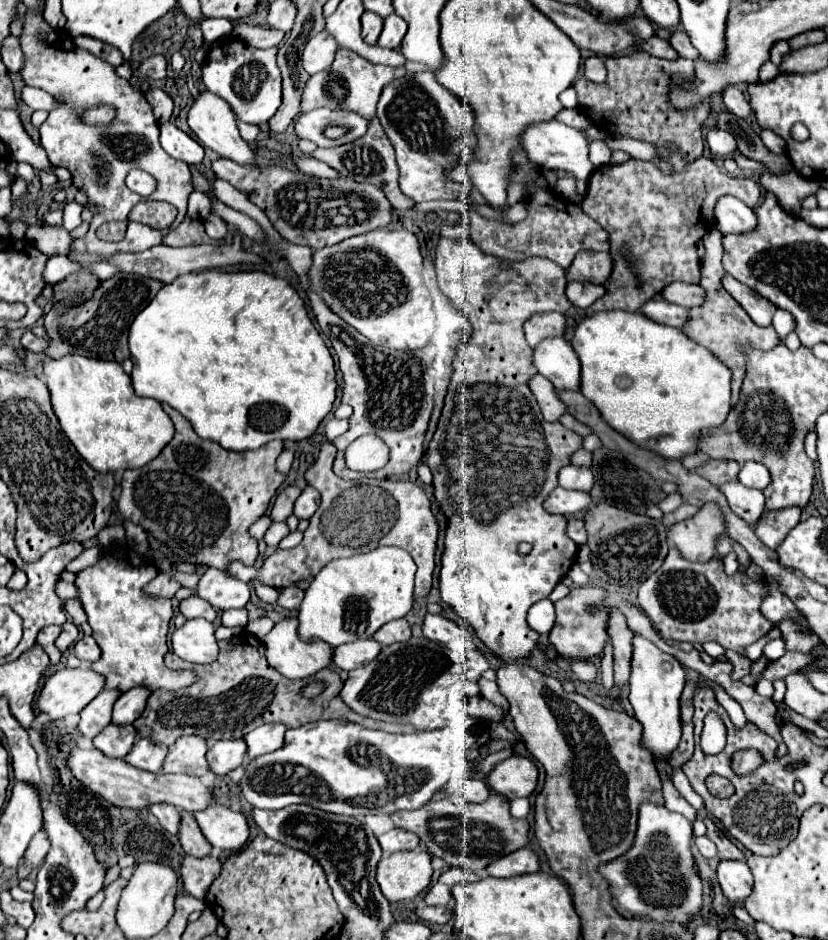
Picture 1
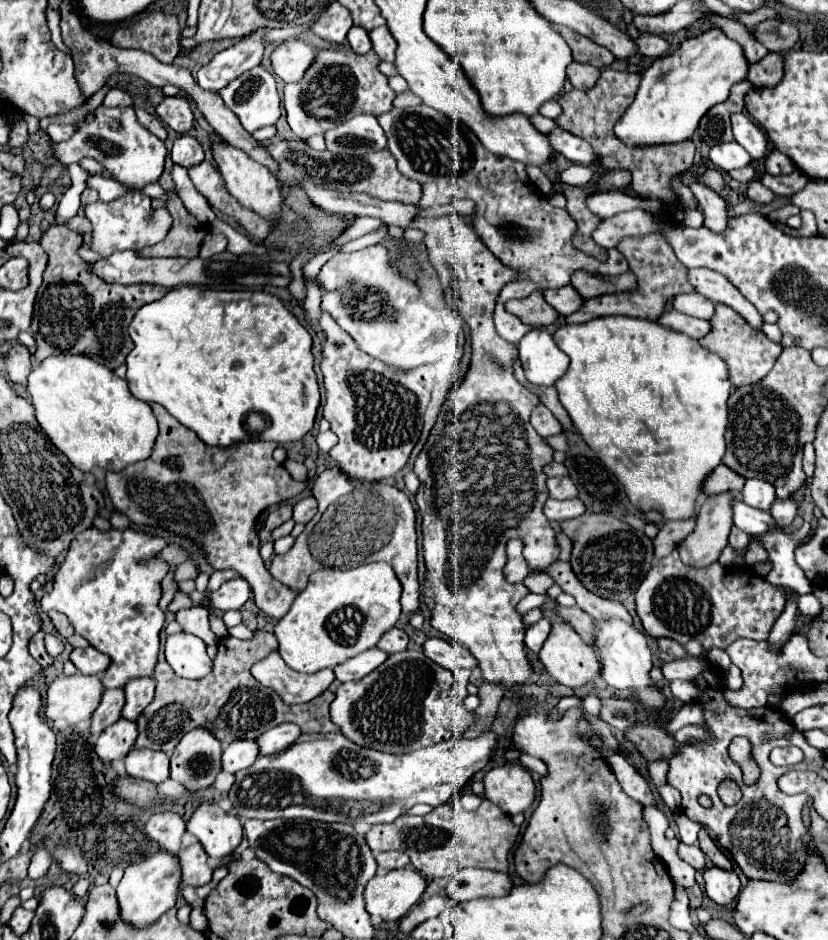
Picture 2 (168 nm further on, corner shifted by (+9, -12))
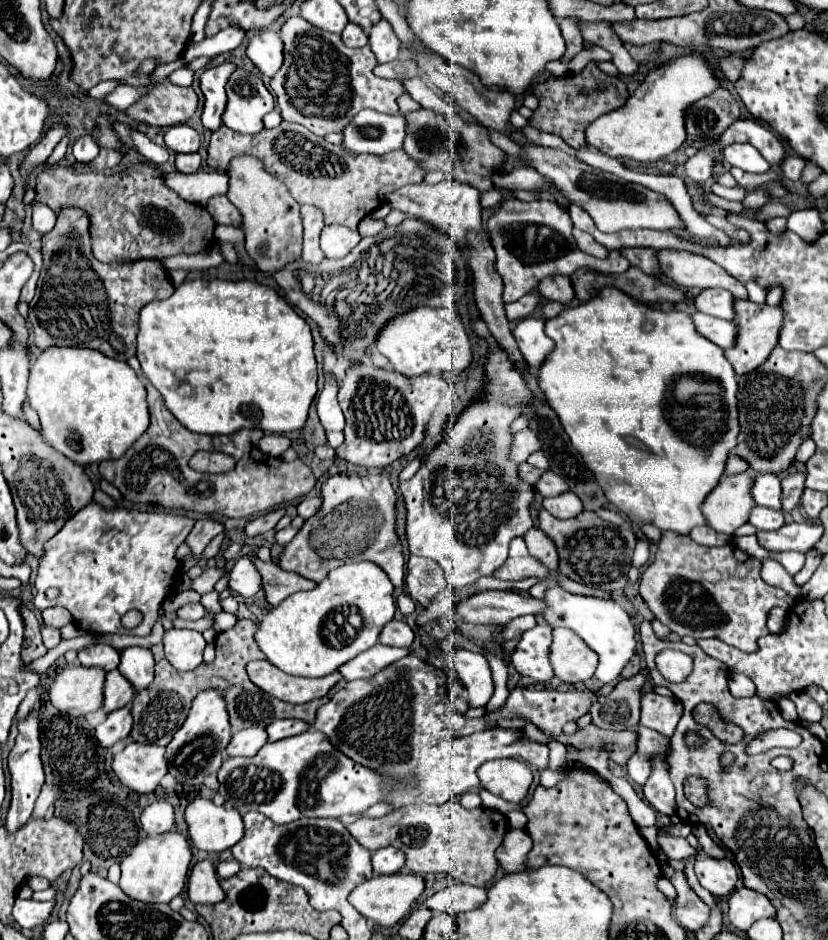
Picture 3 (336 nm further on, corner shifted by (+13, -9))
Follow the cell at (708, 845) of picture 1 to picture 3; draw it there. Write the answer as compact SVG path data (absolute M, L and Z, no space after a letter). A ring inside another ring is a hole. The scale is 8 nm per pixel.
M664 836L660 838L660 846L666 850L668 860L676 860L676 862L686 862L686 858L692 858L698 852L694 846L688 844L686 838Z

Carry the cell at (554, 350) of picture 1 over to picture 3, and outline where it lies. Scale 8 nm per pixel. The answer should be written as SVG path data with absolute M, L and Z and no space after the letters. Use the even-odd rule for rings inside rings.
M530 316L520 320L514 328L514 338L530 368L540 368L546 356L554 350L554 342L544 332L542 318Z

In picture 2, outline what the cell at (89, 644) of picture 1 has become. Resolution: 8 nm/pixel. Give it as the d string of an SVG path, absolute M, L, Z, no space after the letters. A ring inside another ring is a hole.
M86 647L86 649L74 649L70 655L72 663L80 669L82 675L96 675L96 673L104 673L110 665L110 657L106 657L104 653L100 653L94 647Z

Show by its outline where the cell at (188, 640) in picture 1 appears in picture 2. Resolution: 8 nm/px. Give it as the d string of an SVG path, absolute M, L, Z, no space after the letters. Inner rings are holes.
M176 633L166 639L166 661L184 679L200 679L212 671L212 661L206 655L206 643L190 633Z

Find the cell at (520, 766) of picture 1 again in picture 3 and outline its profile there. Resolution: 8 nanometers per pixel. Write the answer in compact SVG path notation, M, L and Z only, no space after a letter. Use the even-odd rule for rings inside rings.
M514 758L484 762L478 768L478 778L488 792L512 804L522 804L532 784L530 766Z

